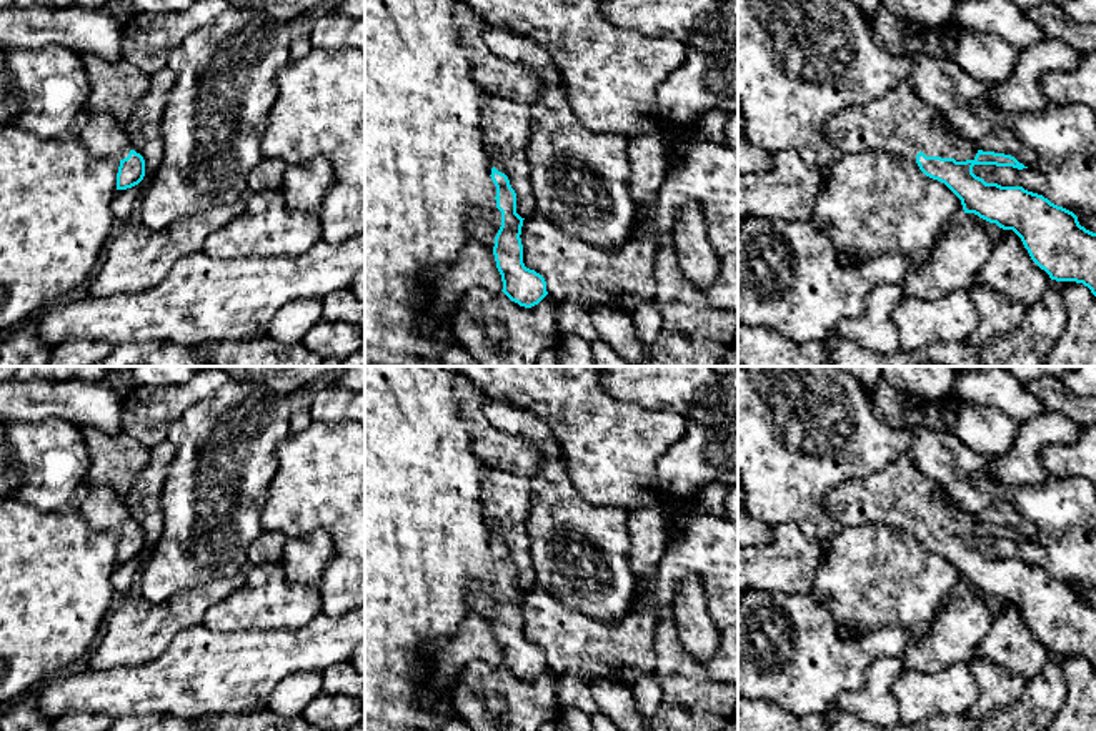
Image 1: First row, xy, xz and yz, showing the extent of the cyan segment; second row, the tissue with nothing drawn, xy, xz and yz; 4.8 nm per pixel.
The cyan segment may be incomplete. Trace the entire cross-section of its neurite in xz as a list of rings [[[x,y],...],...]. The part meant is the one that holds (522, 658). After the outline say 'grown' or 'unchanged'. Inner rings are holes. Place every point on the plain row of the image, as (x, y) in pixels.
[[[491,530],[490,540],[496,569],[490,578],[468,584],[468,599],[478,613],[495,613],[493,628],[503,654],[501,664],[520,679],[531,681],[548,668],[546,654],[523,636],[520,608],[525,591],[516,586],[516,566]]]; grown

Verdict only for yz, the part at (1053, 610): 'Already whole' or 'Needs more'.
Needs more

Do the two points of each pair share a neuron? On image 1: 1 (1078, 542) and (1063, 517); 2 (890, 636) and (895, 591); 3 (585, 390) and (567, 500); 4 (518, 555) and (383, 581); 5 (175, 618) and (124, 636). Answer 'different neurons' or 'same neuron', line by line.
1: different neurons
2: different neurons
3: different neurons
4: different neurons
5: same neuron

